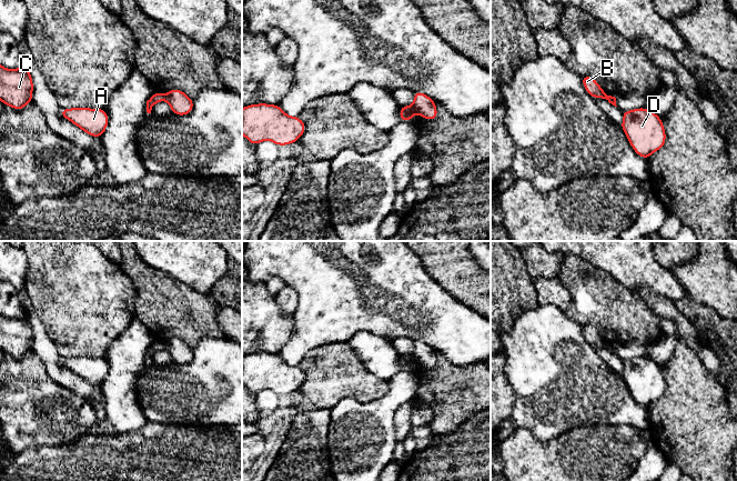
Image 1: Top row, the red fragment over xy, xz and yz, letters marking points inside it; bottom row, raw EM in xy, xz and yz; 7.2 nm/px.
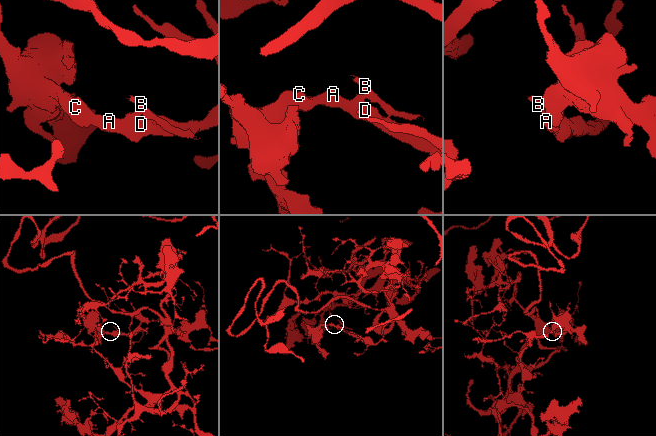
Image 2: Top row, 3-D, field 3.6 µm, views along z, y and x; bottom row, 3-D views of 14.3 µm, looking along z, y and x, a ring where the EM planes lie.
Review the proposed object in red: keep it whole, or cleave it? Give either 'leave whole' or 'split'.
split

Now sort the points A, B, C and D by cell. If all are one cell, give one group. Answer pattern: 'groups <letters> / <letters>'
groups A C D / B

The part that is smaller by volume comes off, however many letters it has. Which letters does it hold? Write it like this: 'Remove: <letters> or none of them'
Remove: B

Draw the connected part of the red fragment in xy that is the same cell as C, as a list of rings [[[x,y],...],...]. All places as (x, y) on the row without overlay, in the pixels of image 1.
[[[0,313],[0,350],[16,359],[22,359],[32,350],[33,331],[27,314],[6,318]]]

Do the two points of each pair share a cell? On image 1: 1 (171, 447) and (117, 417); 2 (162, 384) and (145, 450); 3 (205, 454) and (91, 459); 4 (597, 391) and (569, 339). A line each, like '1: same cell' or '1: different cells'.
1: different cells
2: different cells
3: same cell
4: same cell

